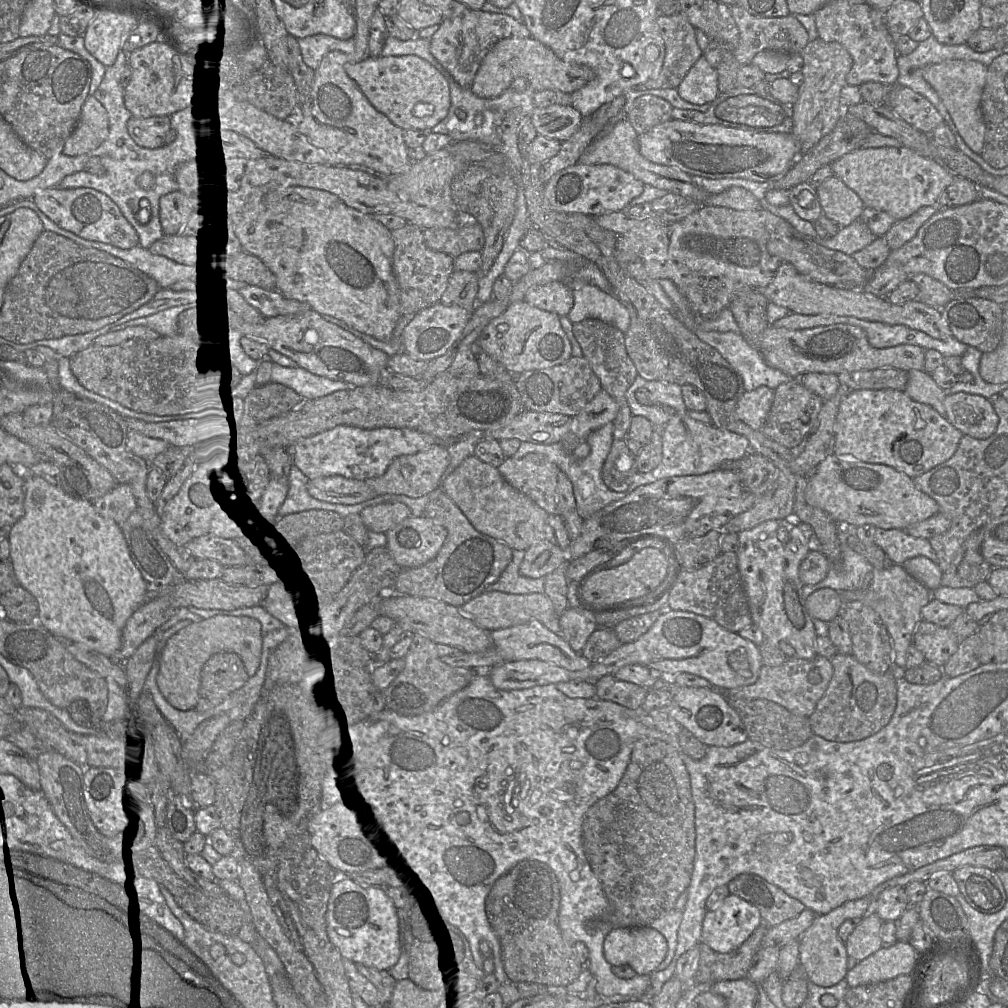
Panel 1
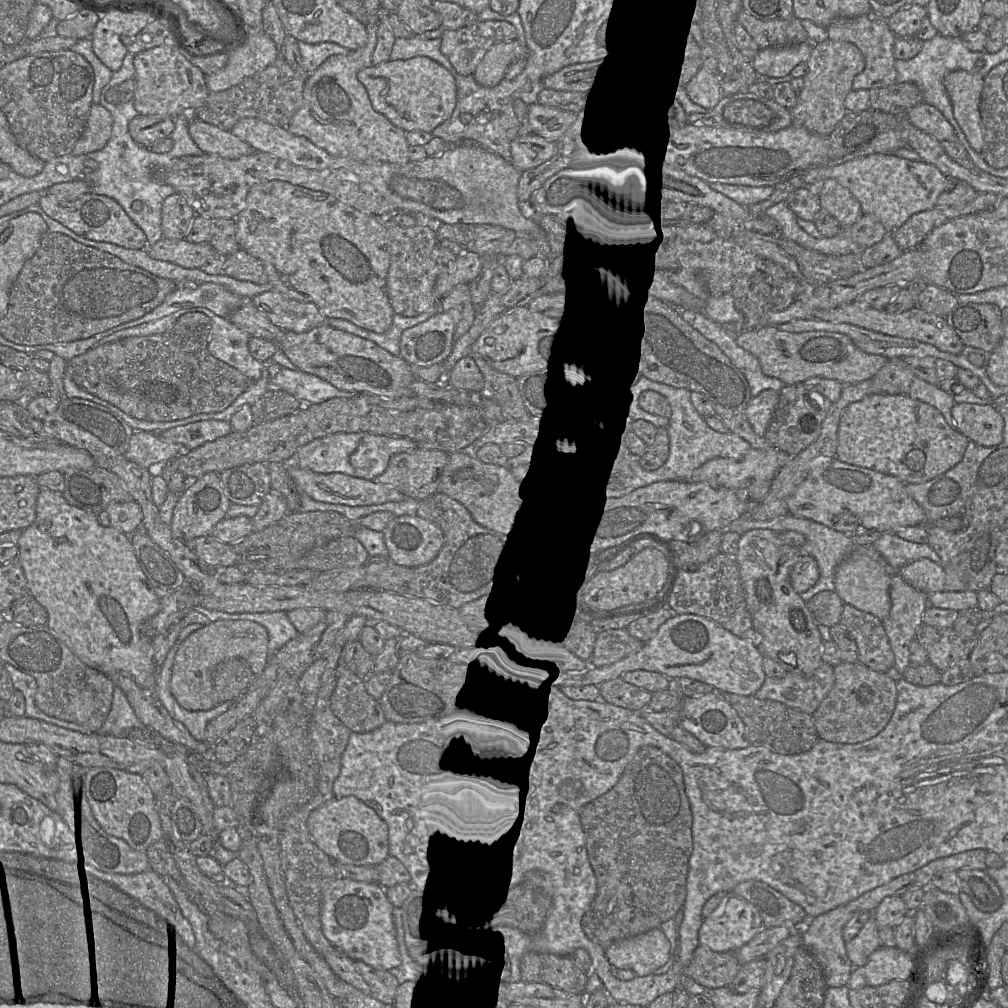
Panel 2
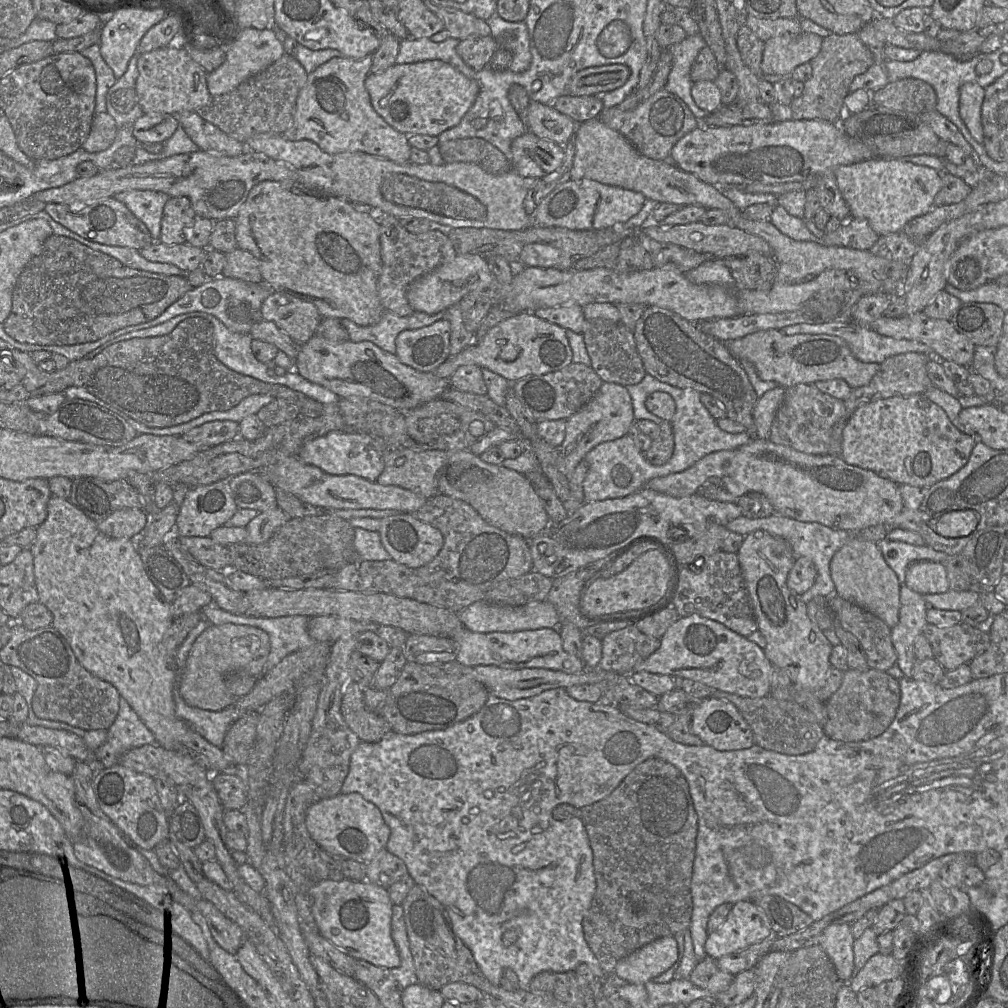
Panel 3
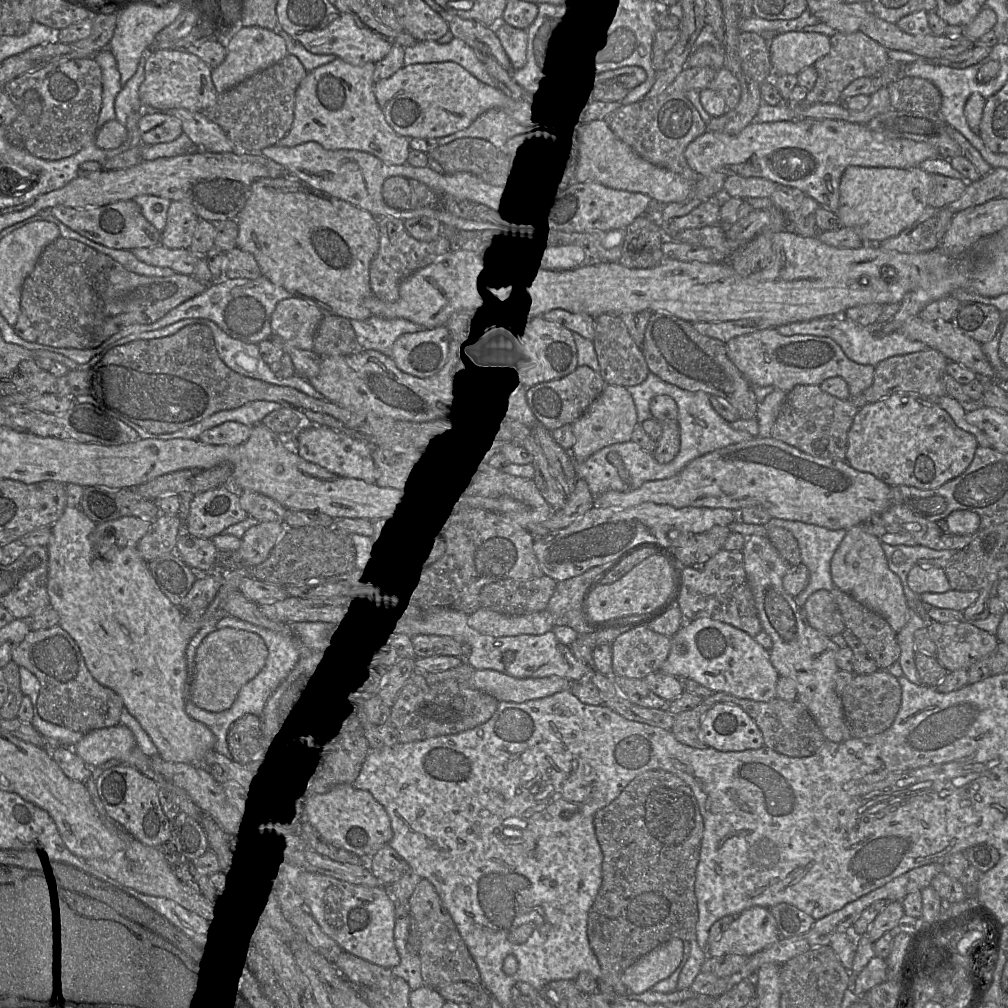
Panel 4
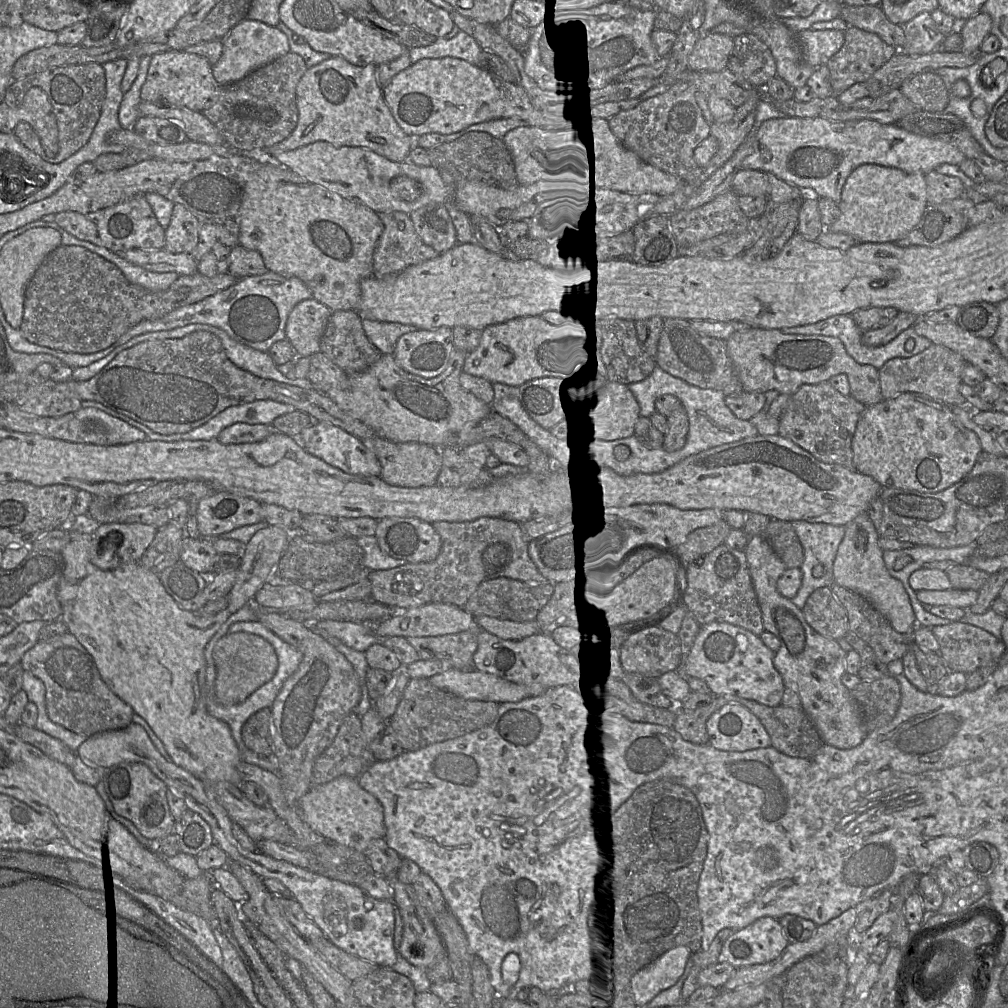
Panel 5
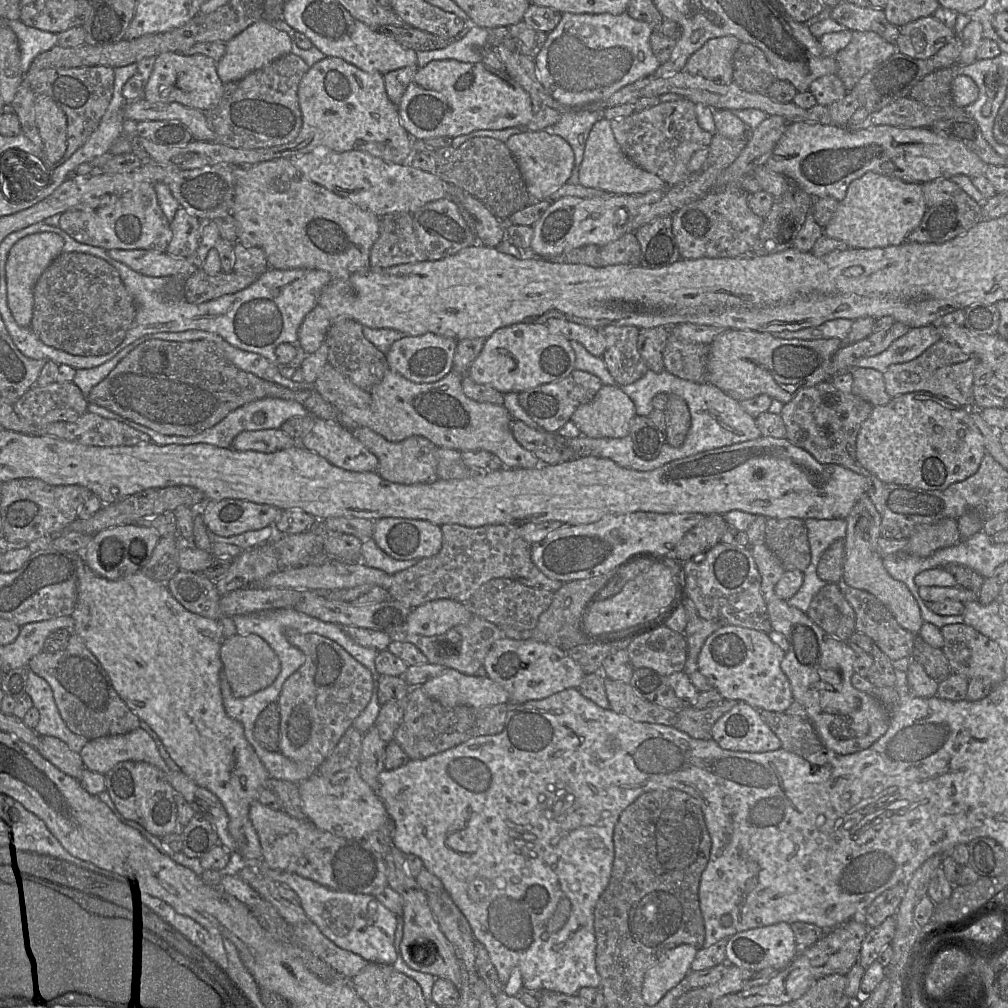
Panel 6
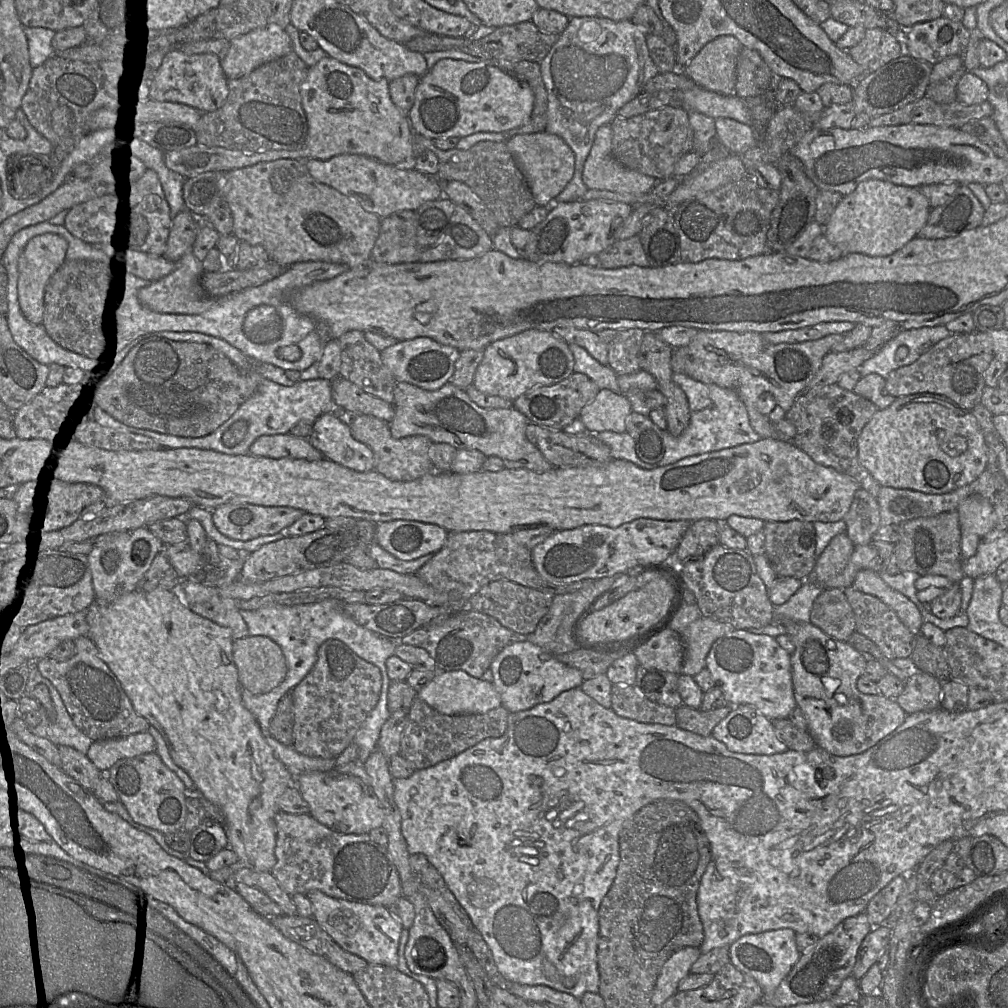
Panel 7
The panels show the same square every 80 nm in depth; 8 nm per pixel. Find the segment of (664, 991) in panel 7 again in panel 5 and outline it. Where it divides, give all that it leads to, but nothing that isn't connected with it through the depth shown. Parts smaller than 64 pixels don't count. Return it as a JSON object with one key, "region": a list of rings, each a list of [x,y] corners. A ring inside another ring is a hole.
{"region":[[[676,946],[643,967],[635,977],[635,1002],[646,1005],[661,991],[673,986],[692,955],[688,946]]]}

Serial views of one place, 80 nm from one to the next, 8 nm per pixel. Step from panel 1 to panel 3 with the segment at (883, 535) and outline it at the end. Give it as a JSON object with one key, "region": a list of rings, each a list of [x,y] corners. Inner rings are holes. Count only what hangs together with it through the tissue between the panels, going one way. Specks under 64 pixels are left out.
{"region":[[[885,538],[879,541],[877,545],[887,565],[896,573],[901,585],[906,584],[906,571],[911,564],[919,561],[933,561],[945,564],[950,557],[926,544],[917,546]]]}

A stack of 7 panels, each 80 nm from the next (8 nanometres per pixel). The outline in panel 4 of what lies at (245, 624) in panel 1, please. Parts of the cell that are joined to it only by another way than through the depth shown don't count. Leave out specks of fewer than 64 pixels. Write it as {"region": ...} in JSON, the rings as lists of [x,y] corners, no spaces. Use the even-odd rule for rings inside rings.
{"region":[[[230,627],[208,633],[195,651],[189,701],[196,707],[211,712],[228,710],[241,688],[264,668],[268,654],[265,641],[256,633]]]}

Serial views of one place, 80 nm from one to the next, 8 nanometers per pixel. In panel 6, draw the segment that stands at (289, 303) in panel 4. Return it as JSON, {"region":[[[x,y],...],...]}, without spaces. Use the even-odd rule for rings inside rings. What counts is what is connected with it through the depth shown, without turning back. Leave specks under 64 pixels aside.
{"region":[[[316,305],[304,318],[298,330],[298,344],[307,354],[315,353],[325,341],[332,323],[328,311]]]}

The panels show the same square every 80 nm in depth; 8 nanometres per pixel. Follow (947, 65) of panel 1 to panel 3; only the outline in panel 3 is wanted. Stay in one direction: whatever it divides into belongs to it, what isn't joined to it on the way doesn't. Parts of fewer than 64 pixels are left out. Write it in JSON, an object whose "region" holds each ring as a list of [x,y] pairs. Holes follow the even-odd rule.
{"region":[[[965,83],[959,91],[959,114],[973,138],[983,142],[983,127],[981,123],[981,107],[985,89],[978,83]]]}

